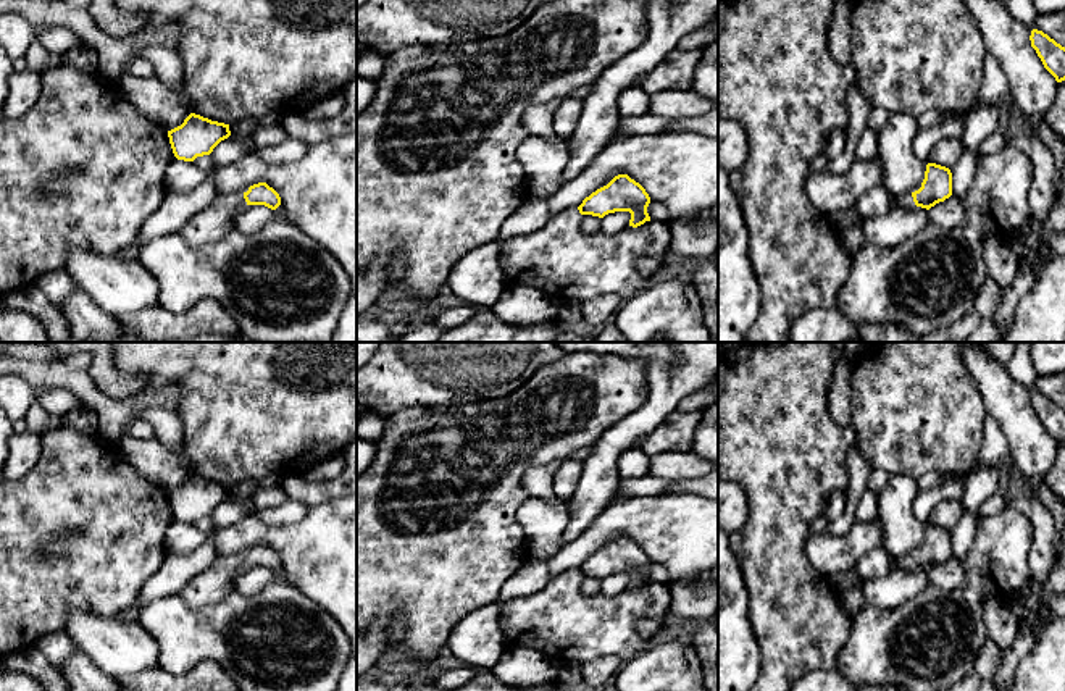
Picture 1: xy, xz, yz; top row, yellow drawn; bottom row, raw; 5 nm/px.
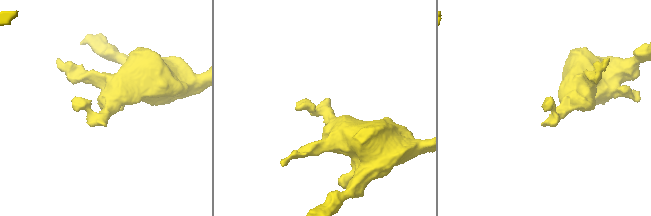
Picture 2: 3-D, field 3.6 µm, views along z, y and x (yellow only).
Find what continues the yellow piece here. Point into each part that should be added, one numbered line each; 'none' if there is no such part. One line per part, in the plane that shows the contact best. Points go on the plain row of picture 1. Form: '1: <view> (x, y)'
1: xy (215, 583)

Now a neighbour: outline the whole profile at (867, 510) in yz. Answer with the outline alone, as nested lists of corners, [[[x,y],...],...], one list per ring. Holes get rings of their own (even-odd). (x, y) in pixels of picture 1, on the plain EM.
[[[867,489],[854,510],[854,521],[868,523],[878,518],[878,494]]]

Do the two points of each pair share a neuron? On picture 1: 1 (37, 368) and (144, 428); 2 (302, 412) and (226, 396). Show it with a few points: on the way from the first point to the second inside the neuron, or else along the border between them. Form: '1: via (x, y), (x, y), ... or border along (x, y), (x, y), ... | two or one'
1: border along (137, 417), (128, 425), (125, 435) | two
2: via (283, 396), (246, 396) | one

